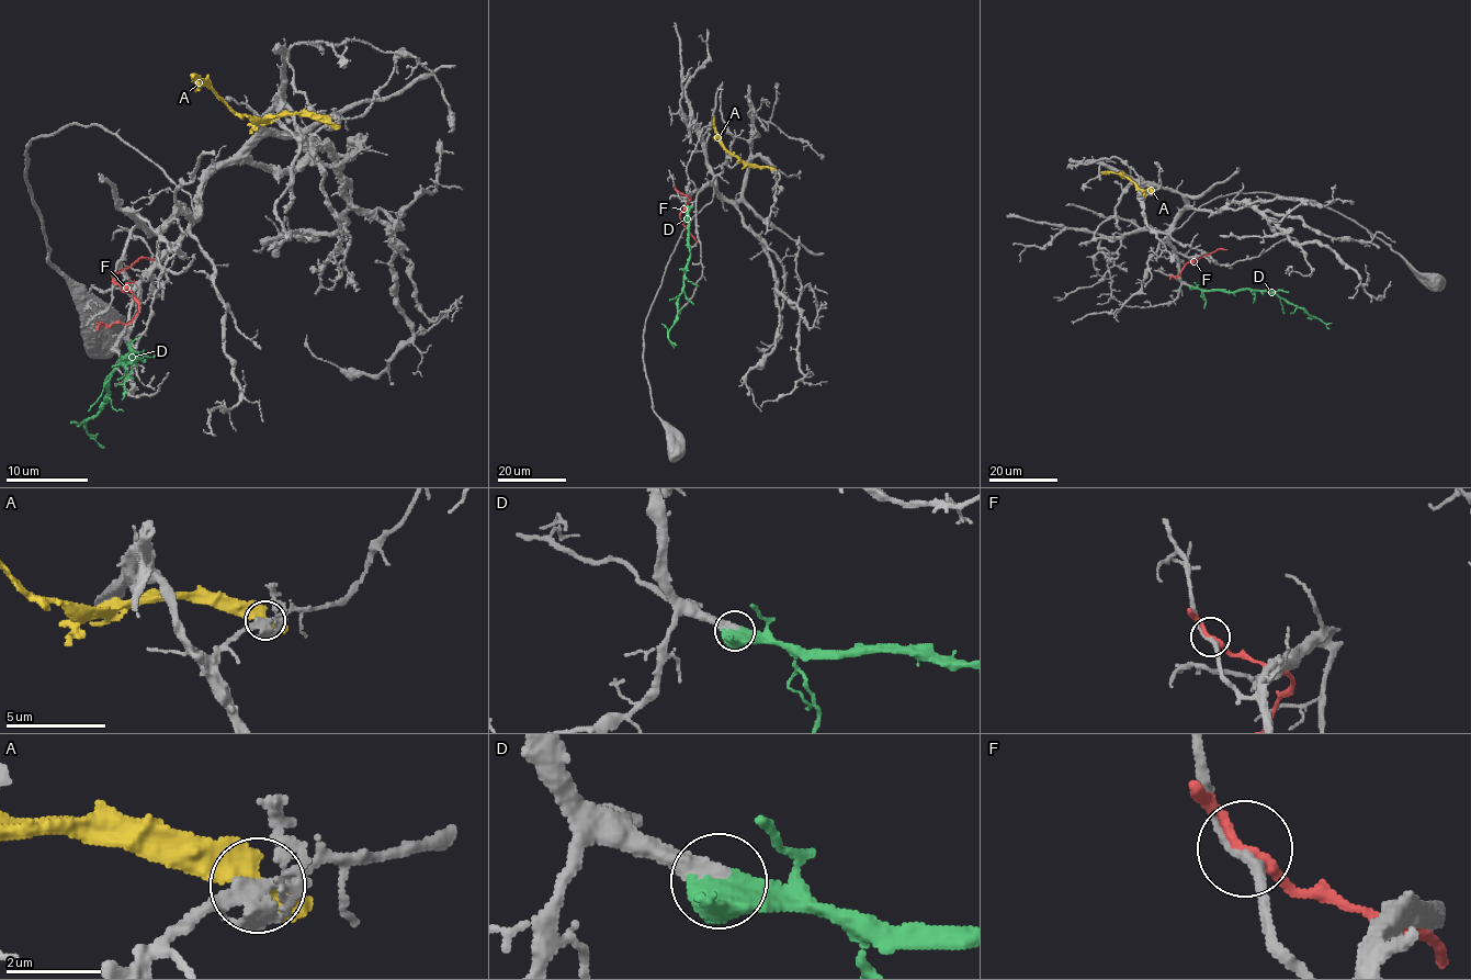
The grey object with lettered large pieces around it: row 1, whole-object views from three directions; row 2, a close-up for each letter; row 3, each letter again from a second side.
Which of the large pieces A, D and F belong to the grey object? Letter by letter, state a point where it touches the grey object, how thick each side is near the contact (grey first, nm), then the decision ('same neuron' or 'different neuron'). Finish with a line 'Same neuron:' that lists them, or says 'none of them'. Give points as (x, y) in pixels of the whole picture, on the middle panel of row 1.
A: (771, 167) | 220/500 nm | different neuron
D: (687, 207) | 440/500 nm | same neuron
F: (677, 190) | 240/220 nm | different neuron
Same neuron: D

